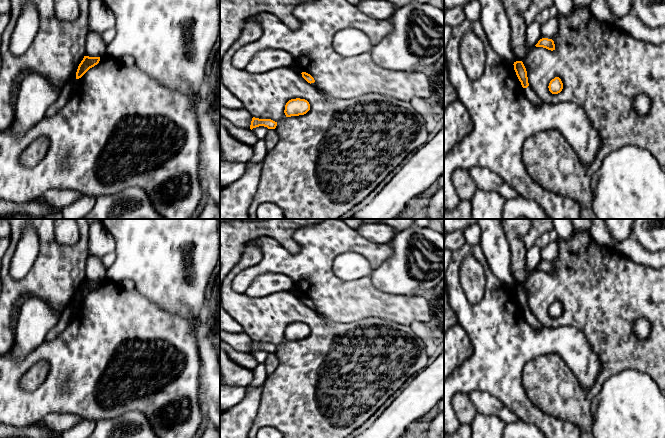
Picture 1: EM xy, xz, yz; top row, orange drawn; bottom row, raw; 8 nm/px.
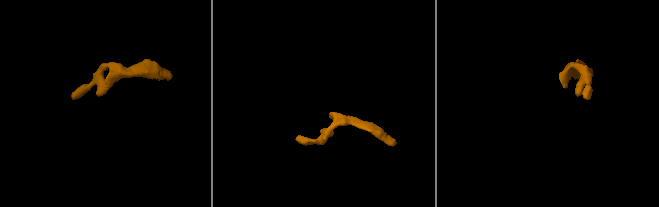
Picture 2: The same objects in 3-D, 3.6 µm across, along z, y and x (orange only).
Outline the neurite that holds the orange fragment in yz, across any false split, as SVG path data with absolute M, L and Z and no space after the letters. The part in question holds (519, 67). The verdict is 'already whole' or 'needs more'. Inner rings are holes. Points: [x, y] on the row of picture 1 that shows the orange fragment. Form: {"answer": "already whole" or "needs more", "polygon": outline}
{"answer": "needs more", "polygon": "M516 61L514 62L514 70L516 72L516 75L521 82L521 85L523 87L524 94L526 98L533 103L536 107L540 107L542 104L541 99L537 96L537 94L534 92L532 87L528 83L528 77L527 77L527 71L522 61Z"}

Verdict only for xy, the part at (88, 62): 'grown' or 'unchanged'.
unchanged

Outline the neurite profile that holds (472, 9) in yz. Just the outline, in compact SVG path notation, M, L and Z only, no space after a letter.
M473 0L467 3L464 7L465 18L470 21L480 20L480 3L478 0Z

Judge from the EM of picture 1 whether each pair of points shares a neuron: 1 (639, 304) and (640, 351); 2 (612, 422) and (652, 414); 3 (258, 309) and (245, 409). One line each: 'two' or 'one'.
1: one
2: one
3: two

